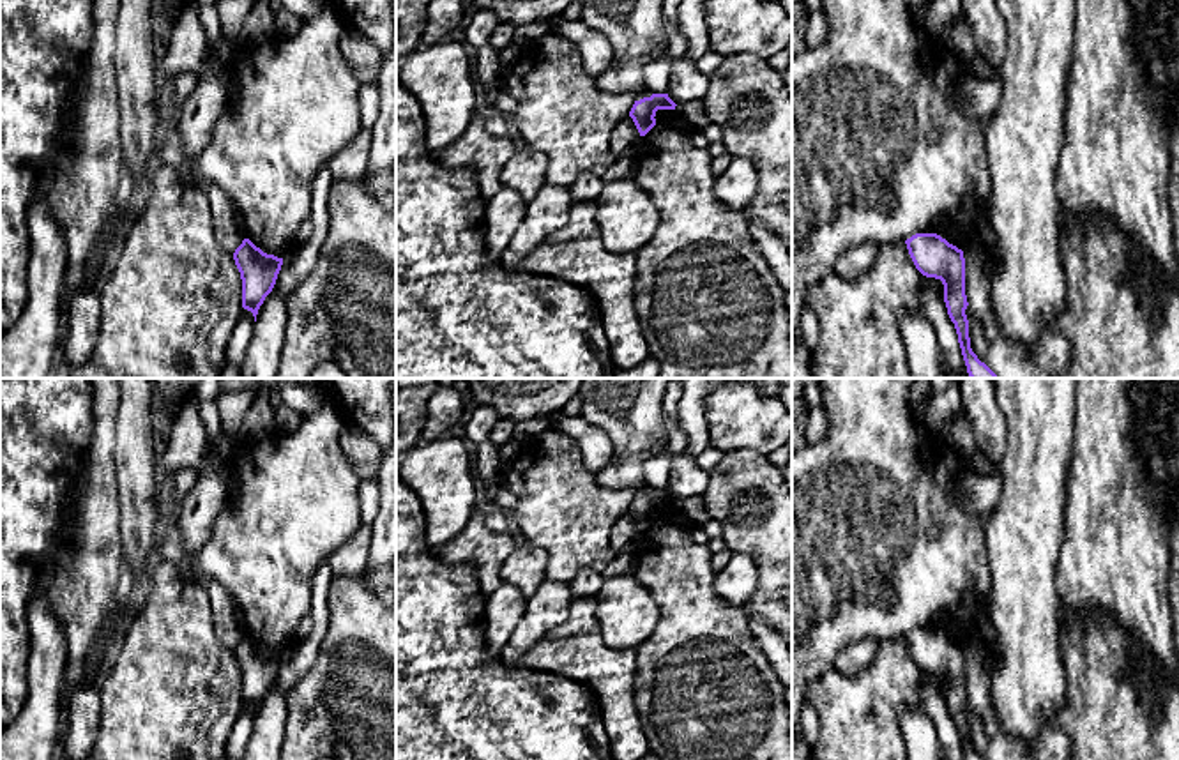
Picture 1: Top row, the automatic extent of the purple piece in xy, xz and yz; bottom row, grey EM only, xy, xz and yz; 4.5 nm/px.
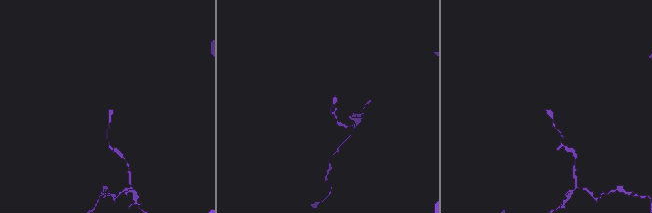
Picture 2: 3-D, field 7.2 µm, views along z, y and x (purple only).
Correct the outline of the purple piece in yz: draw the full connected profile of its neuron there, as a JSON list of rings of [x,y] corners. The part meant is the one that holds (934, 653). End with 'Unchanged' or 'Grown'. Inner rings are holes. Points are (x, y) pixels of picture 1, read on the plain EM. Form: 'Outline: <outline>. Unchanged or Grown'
Outline: [[[916,629],[905,640],[916,665],[926,673],[942,677],[944,698],[955,719],[965,760],[985,760],[970,744],[969,716],[965,711],[969,698],[965,691],[963,647],[937,629]]]. Unchanged

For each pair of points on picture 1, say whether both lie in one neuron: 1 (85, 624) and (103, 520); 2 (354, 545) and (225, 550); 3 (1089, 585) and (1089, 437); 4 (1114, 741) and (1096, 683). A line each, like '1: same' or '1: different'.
1: same
2: different
3: same
4: same

